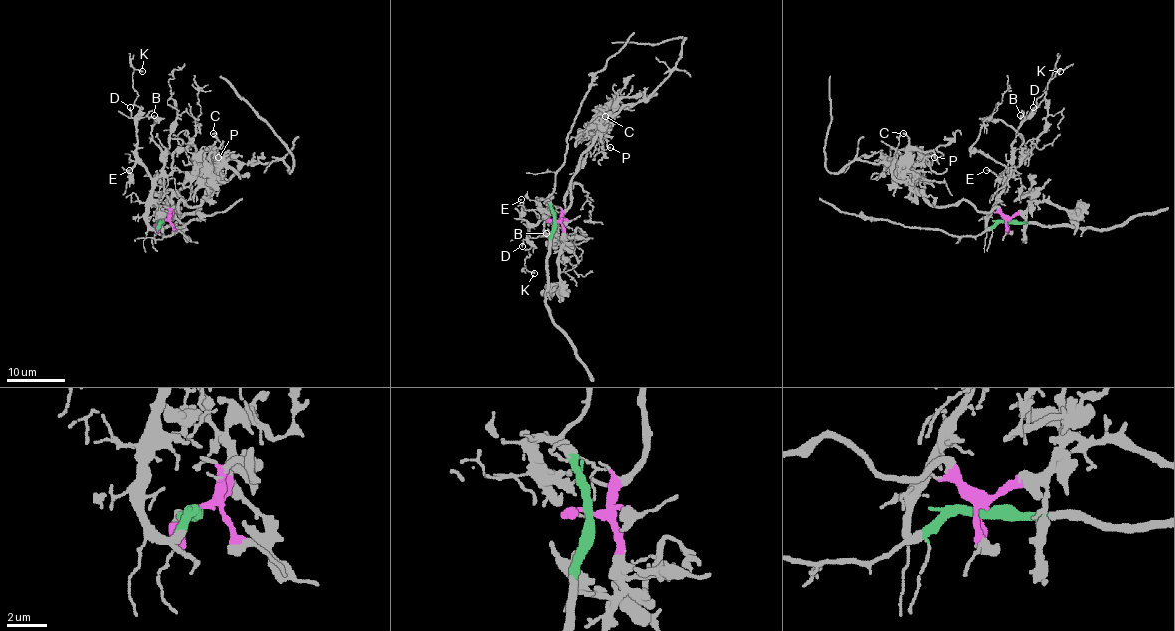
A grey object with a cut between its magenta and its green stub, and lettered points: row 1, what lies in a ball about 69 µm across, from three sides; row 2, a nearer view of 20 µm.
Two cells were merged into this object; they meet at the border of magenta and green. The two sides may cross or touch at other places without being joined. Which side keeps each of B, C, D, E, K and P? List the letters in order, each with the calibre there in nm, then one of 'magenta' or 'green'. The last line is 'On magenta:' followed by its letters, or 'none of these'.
B: 140 nm thick; green
C: 130 nm thick; magenta
D: 120 nm thick; green
E: 110 nm thick; green
K: 110 nm thick; green
P: 130 nm thick; magenta
On magenta: C, P

